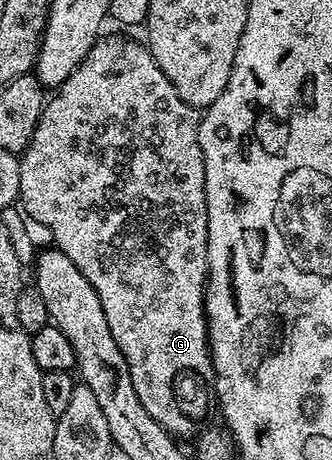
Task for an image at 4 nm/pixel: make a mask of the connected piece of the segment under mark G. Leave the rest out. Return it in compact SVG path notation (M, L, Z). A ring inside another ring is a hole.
M104 34L97 40L94 47L90 50L90 54L86 54L84 61L73 70L70 74L70 78L66 78L66 82L62 82L59 88L55 89L55 91L47 97L42 114L38 118L38 126L34 126L34 134L30 138L30 142L24 147L22 155L19 157L20 194L18 200L22 205L22 211L25 217L32 222L37 220L42 227L48 228L49 234L52 235L51 243L59 252L66 254L66 258L70 258L70 262L74 262L74 266L78 266L78 270L82 270L82 274L86 274L86 282L90 282L90 286L94 286L94 290L102 302L102 310L106 314L106 326L110 326L110 334L114 334L114 342L118 342L118 346L126 358L128 369L130 370L130 382L134 382L134 390L138 394L138 402L142 402L142 406L146 406L146 414L150 414L150 418L154 418L154 422L161 424L166 431L172 433L172 435L177 438L192 435L192 437L195 437L197 435L198 429L201 427L201 425L199 426L200 419L202 419L208 412L208 400L210 404L210 387L212 384L212 354L208 351L208 319L204 317L204 287L208 281L206 170L204 169L204 159L202 158L202 146L198 142L199 129L200 122L197 109L191 108L186 102L182 102L182 98L178 98L174 86L170 86L170 78L166 78L166 74L162 74L158 62L154 62L154 58L147 47L145 47L141 41L139 44L138 41L127 40L124 36L108 36L108 34Z

